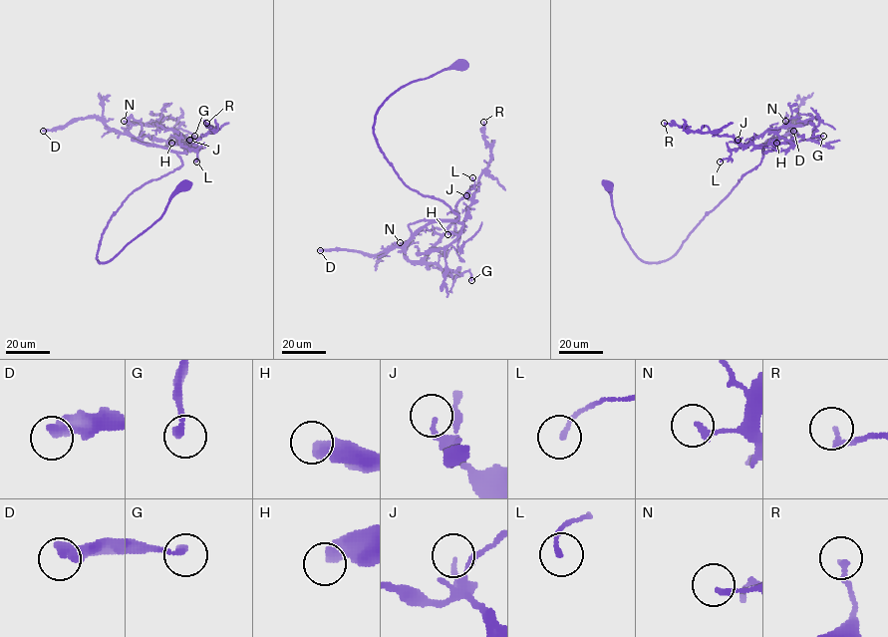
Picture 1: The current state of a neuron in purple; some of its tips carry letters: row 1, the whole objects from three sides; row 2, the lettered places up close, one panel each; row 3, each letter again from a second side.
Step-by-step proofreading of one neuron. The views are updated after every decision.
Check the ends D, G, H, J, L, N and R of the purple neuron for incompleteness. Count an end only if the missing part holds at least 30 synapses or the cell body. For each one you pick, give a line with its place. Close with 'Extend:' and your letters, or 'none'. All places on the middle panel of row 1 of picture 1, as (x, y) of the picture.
D: at (320, 250)
Extend: D

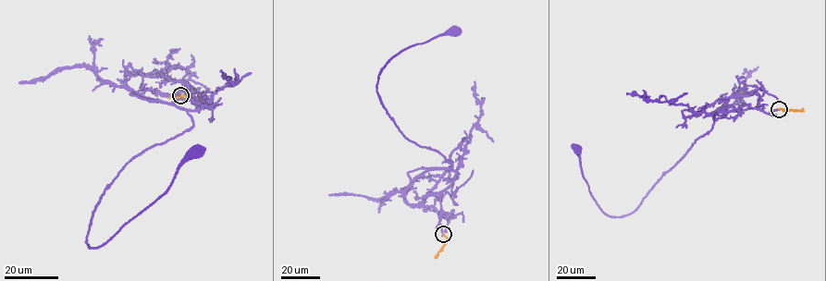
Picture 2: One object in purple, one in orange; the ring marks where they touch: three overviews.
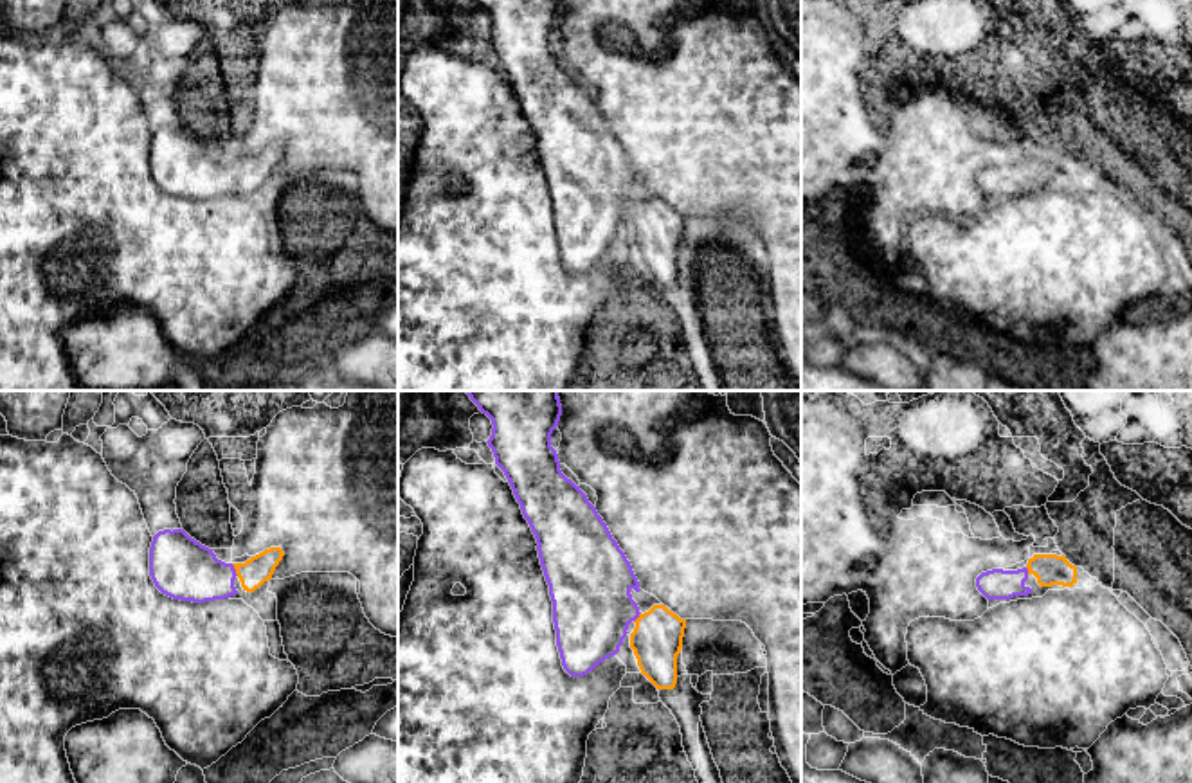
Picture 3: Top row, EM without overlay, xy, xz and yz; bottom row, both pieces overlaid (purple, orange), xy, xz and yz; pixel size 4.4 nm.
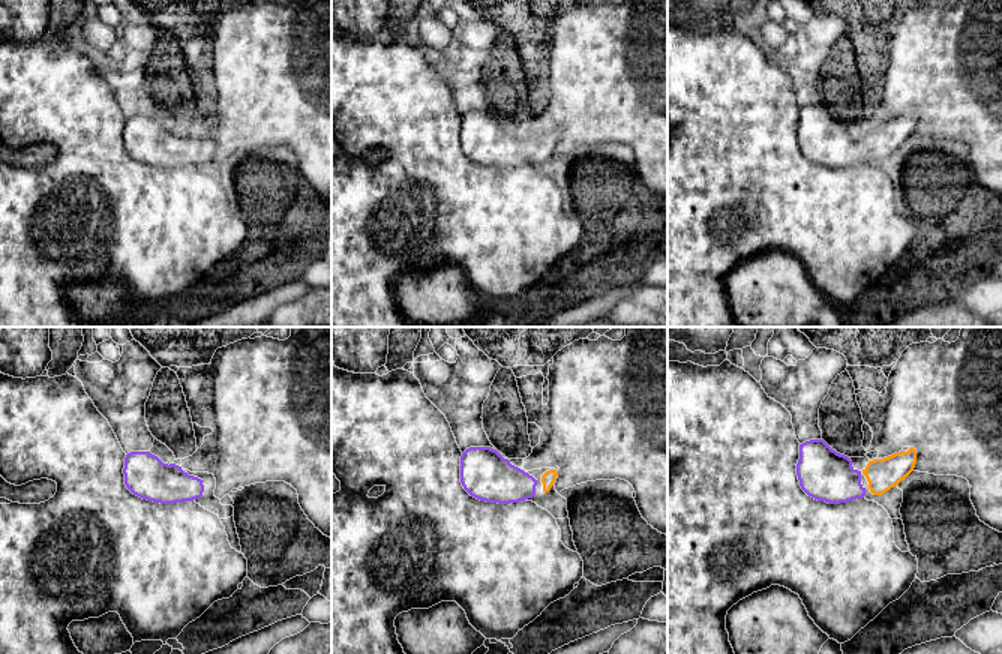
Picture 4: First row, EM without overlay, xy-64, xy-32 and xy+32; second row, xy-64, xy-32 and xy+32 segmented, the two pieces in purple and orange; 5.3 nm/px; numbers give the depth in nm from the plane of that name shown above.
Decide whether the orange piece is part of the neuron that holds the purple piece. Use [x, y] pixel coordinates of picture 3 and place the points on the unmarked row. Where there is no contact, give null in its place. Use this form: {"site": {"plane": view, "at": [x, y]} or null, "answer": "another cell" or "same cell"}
{"site": {"plane": "xy", "at": [234, 166]}, "answer": "same cell"}

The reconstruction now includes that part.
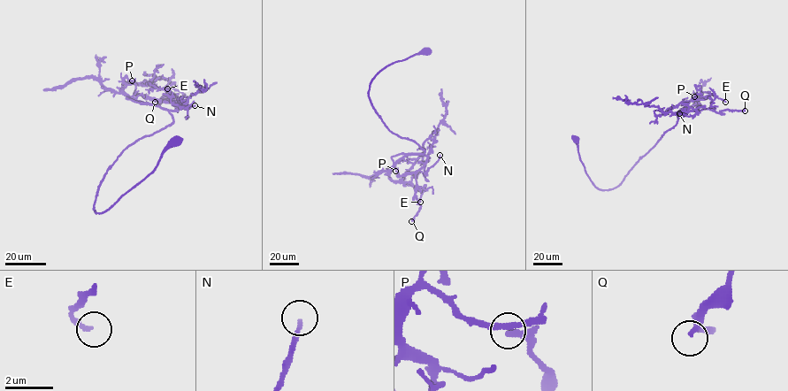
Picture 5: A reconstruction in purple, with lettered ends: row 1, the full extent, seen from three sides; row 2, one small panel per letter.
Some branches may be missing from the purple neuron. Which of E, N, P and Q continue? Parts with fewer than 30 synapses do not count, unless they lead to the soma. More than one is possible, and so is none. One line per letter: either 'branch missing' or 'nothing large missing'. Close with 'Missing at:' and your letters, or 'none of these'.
E: nothing large missing
N: nothing large missing
P: nothing large missing
Q: nothing large missing
Missing at: none of these

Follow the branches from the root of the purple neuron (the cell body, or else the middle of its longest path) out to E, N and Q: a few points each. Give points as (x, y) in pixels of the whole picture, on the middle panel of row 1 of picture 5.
E: (426, 52), (386, 66), (368, 90), (386, 126), (424, 151), (403, 156), (389, 176), (419, 190), (420, 202)
N: (426, 52), (383, 68), (370, 84), (368, 96), (391, 131), (415, 141), (424, 150), (425, 173), (439, 155)
Q: (426, 52), (386, 66), (368, 90), (386, 126), (415, 141), (427, 157), (416, 174), (421, 209), (411, 221)

